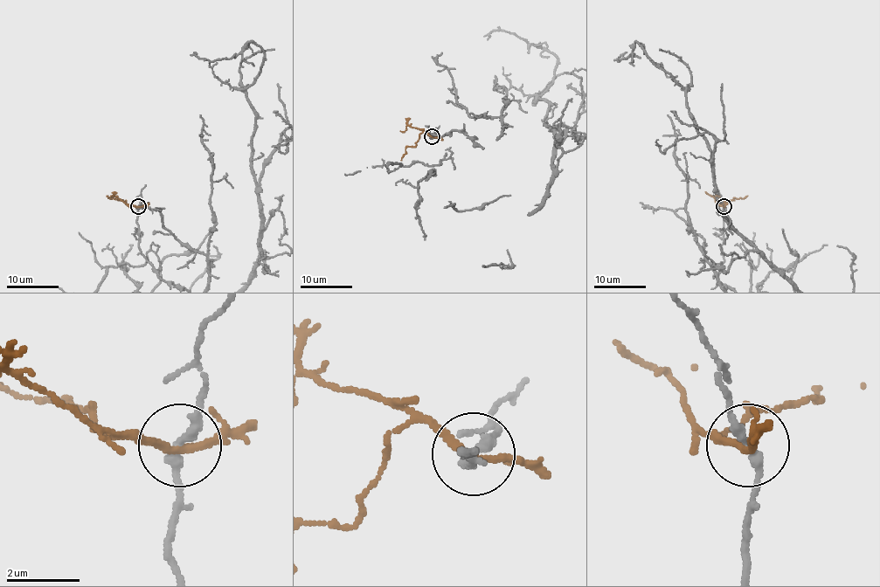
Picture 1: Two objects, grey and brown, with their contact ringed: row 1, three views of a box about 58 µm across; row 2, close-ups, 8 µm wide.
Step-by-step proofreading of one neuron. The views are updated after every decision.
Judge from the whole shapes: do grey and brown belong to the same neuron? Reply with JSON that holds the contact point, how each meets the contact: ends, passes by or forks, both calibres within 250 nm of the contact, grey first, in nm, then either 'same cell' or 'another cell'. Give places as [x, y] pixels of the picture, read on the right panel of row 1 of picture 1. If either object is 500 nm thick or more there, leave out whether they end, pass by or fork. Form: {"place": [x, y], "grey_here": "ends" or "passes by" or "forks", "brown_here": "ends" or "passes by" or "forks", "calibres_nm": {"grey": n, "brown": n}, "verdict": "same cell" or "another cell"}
{"place": [724, 206], "grey_here": "passes by", "brown_here": "passes by", "calibres_nm": {"grey": 240, "brown": 180}, "verdict": "another cell"}

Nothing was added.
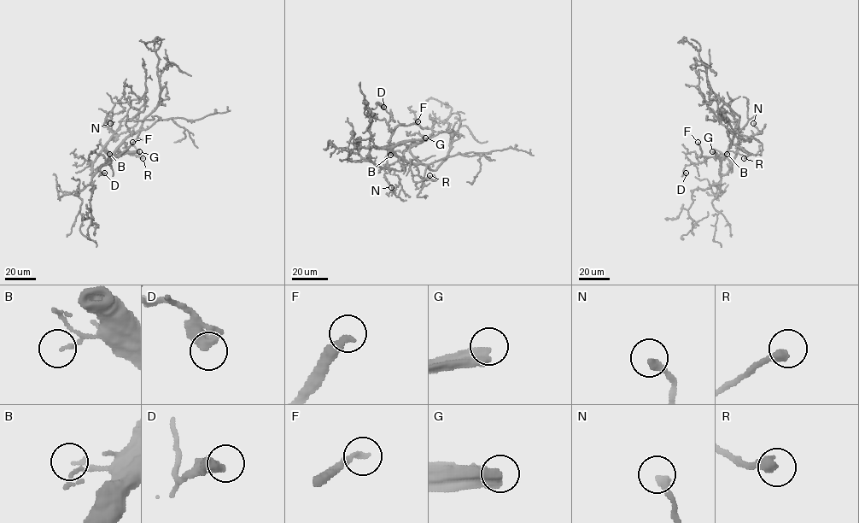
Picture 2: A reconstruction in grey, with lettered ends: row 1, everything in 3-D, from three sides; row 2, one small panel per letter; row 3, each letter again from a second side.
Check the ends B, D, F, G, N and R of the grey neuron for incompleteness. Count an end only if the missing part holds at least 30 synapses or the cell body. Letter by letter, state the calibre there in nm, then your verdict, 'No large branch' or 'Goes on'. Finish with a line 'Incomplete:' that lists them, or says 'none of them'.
B: Thickness 90 nm. No large branch
D: Thickness 550 nm. No large branch
F: Thickness 240 nm. No large branch
G: Thickness 550 nm. Goes on
N: Thickness 320 nm. No large branch
R: Thickness 360 nm. No large branch
Incomplete: G

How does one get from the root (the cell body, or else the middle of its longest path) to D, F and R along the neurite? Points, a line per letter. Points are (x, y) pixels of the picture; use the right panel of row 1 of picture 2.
D: (730, 144), (722, 158), (709, 157), (703, 161), (686, 165), (683, 170), (683, 173), (686, 173)
F: (730, 144), (726, 154), (719, 158), (703, 156), (698, 142)
R: (730, 144), (739, 146), (750, 154), (744, 158)

